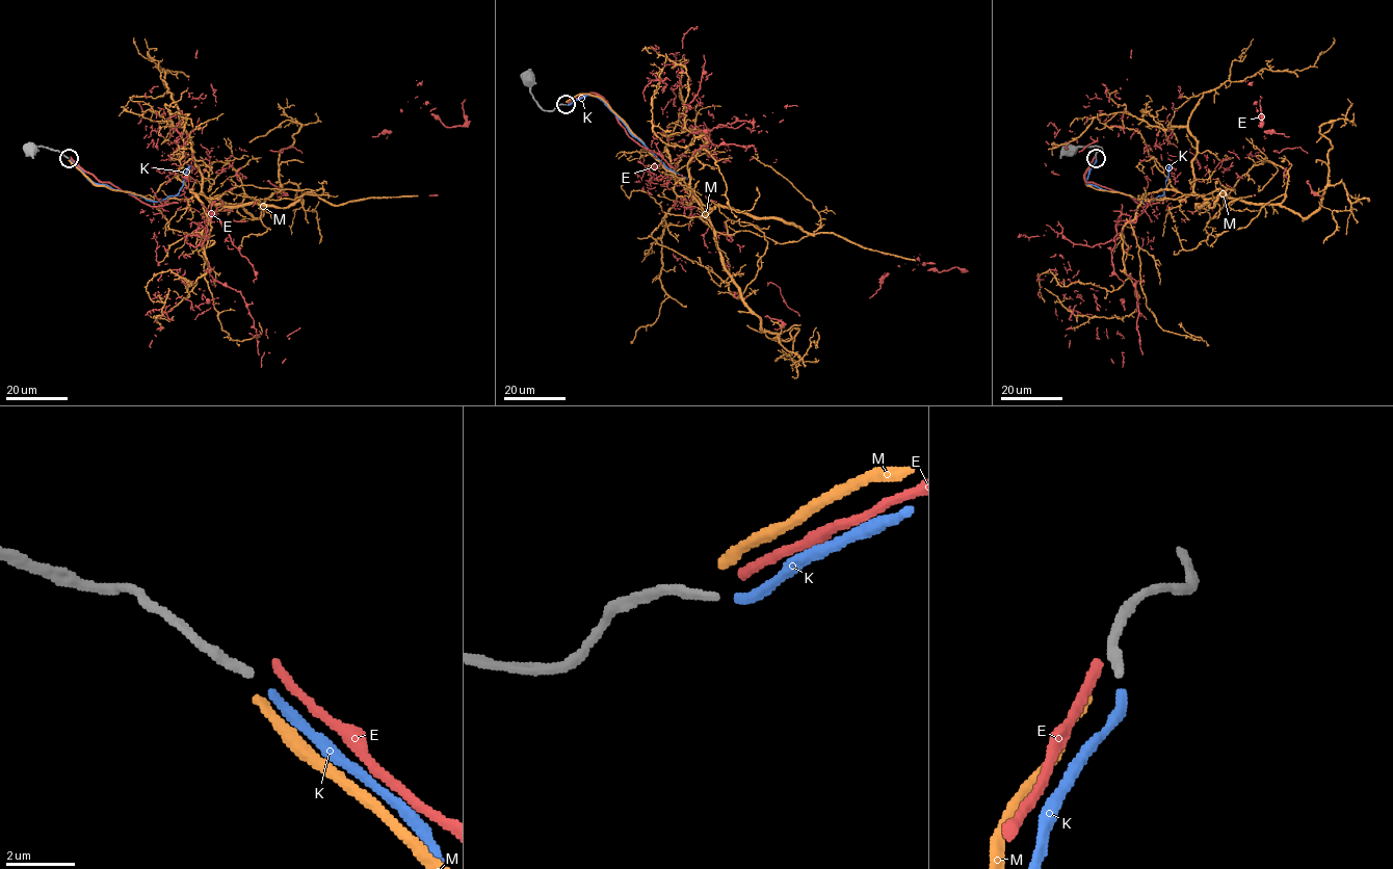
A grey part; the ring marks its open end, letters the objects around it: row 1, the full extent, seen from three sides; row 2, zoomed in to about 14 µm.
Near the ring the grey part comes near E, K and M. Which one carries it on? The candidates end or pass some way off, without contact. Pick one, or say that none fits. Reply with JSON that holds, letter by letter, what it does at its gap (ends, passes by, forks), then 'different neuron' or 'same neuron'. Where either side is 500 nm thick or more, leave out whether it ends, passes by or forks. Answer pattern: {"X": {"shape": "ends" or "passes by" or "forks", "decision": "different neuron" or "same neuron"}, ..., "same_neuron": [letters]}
{"E": {"shape": "ends", "decision": "different neuron"}, "K": {"shape": "ends", "decision": "same neuron"}, "M": {"shape": "ends", "decision": "different neuron"}, "same_neuron": ["K"]}

